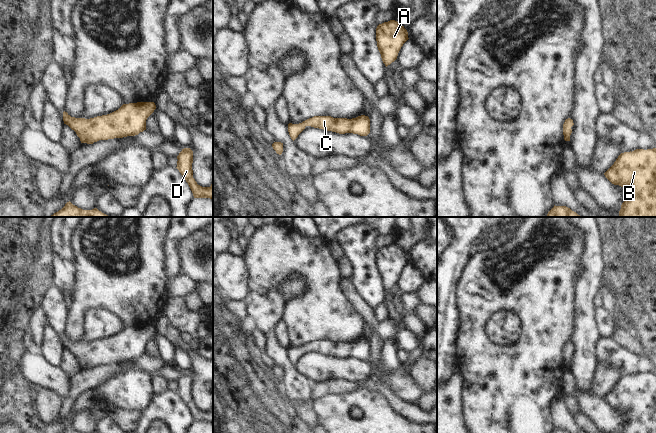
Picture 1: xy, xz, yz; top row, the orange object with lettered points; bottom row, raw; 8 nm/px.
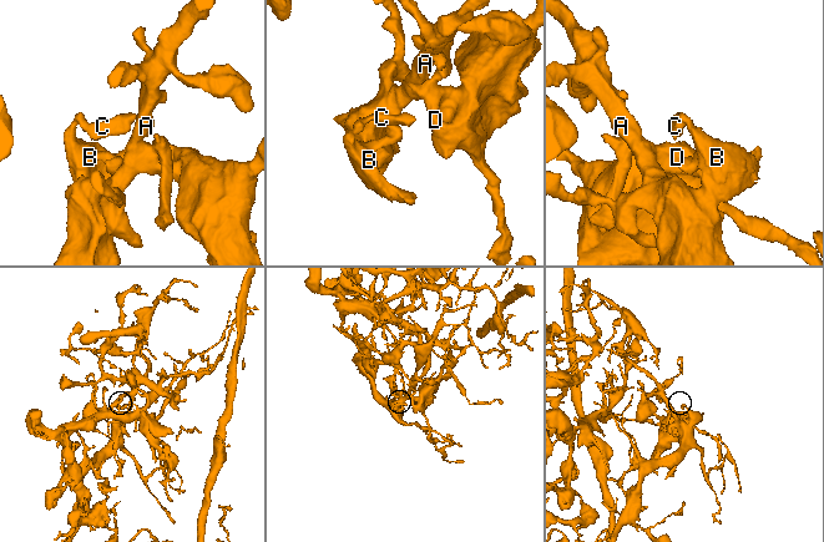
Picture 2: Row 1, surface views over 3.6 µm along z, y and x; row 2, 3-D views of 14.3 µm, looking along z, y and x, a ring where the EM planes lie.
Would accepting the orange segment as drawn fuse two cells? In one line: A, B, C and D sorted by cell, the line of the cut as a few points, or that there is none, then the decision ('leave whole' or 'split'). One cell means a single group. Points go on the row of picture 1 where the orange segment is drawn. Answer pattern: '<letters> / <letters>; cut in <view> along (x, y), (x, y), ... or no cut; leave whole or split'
A B C D; no cut; leave whole

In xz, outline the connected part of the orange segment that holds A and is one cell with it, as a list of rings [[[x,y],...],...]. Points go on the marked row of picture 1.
[[[395,20],[377,26],[377,47],[386,67],[397,59],[401,47],[408,39],[407,30]]]

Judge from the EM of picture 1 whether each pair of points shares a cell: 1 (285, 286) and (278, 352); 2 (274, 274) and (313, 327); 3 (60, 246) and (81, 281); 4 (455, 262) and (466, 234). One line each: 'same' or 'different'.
1: same
2: same
3: different
4: same

